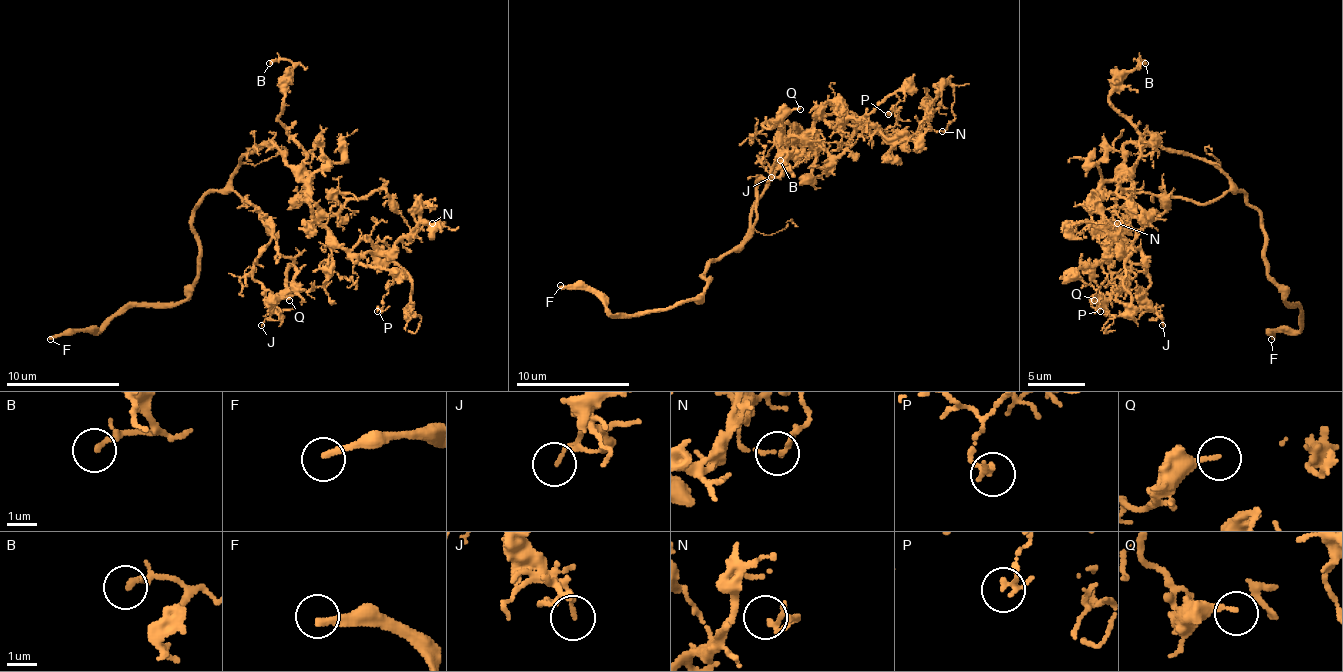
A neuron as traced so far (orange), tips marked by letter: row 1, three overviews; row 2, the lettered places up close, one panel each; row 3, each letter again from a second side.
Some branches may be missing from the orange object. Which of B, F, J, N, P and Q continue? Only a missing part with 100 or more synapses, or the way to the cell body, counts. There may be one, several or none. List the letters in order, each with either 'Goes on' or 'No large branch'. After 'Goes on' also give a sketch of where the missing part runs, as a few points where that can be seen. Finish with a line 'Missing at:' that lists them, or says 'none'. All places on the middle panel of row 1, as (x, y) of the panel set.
B: No large branch
F: Goes on
J: No large branch
N: No large branch
P: No large branch
Q: No large branch
Missing at: F

